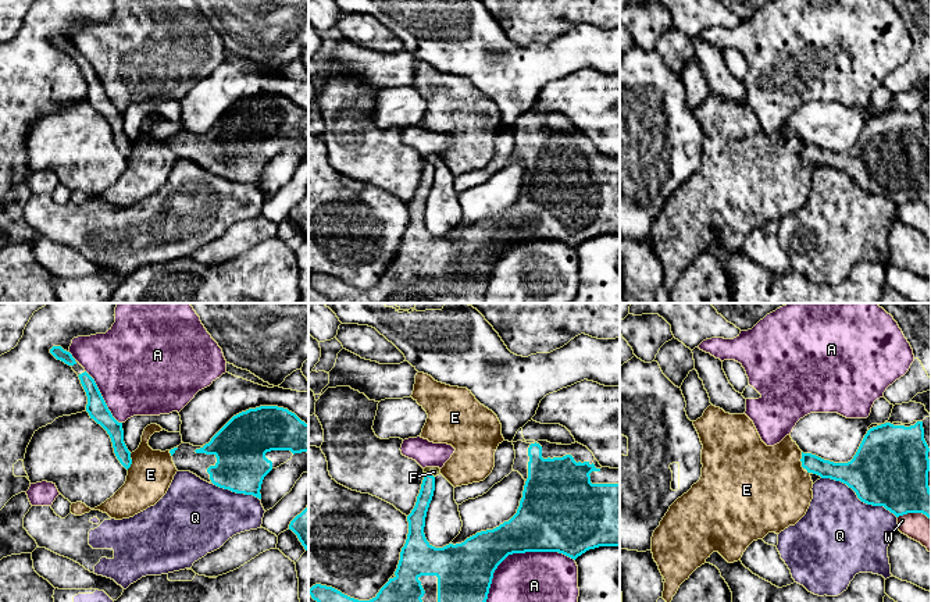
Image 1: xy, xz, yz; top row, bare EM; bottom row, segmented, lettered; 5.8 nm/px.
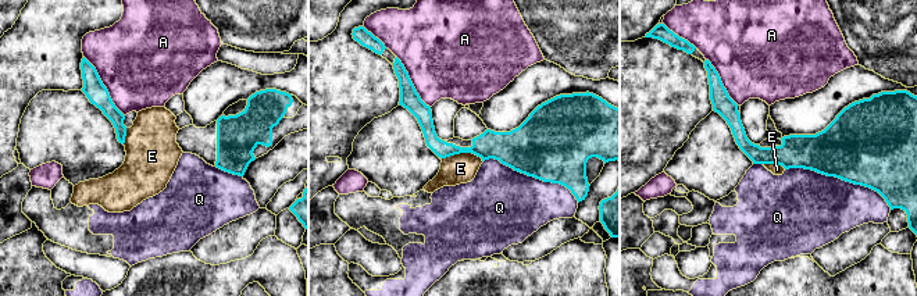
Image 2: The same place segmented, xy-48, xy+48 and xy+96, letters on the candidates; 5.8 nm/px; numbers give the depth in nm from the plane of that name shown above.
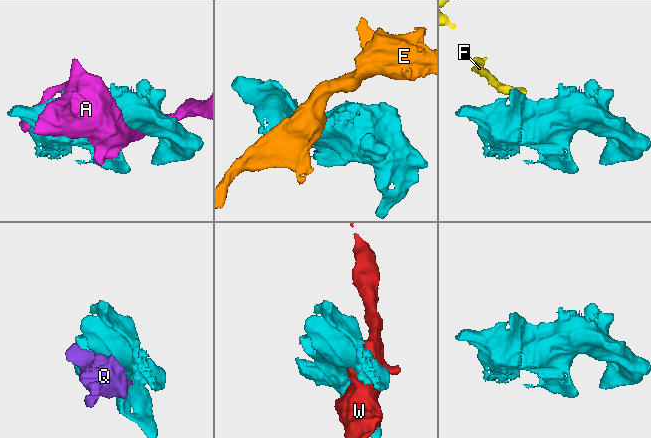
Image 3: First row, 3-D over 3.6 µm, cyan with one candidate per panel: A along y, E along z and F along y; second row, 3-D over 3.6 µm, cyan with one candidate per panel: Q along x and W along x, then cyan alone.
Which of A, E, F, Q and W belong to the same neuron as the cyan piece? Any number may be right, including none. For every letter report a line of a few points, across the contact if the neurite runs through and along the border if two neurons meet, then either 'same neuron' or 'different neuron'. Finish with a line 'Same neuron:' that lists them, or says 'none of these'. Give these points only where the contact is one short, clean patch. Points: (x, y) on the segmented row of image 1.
A: different neuron
E: xy (131, 453), (131, 465), (127, 469) | different neuron
F: different neuron
Q: different neuron
W: different neuron
Same neuron: none of these

